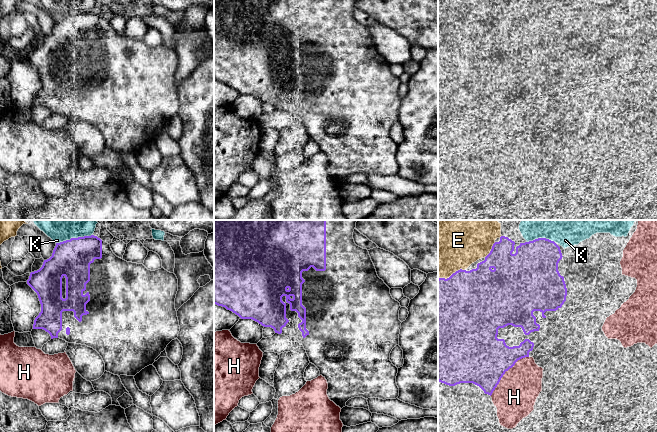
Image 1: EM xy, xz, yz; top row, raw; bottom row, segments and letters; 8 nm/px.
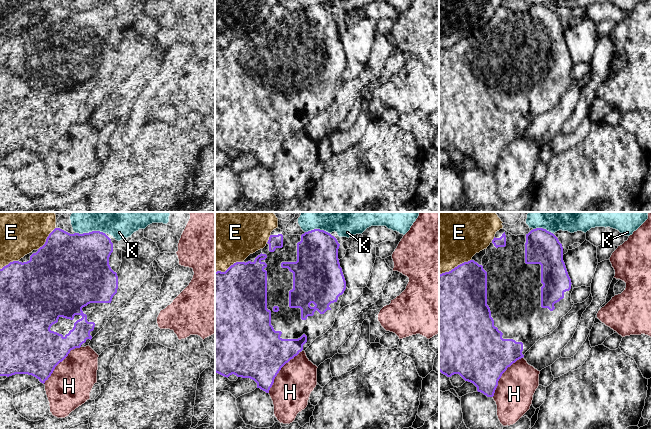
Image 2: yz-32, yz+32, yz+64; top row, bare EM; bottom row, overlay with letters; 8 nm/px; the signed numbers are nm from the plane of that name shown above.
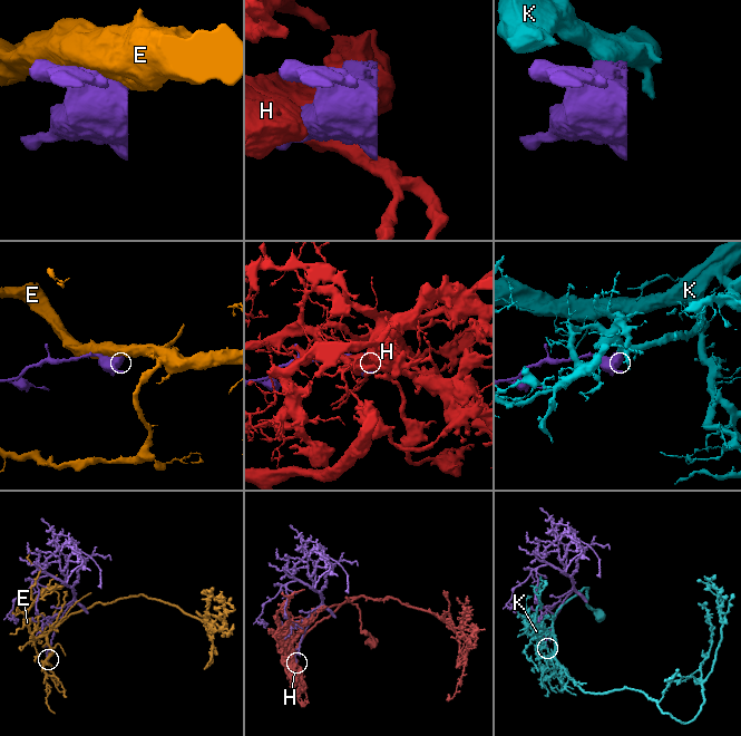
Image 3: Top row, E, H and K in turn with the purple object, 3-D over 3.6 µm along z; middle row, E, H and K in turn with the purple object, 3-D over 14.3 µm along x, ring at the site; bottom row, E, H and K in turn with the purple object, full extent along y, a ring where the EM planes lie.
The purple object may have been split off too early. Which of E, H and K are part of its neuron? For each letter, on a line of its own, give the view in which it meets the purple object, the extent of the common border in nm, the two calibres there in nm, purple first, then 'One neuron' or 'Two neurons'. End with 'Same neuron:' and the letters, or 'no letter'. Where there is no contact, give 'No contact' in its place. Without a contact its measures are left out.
E: Touches purple in yz. Shared border 150 nm. Thickness 320 nm (purple) against 340 nm. Two neurons
H: Touches purple in yz. Shared border 440 nm. Thickness 420 nm (purple) against 340 nm. Two neurons
K: Touches purple in xy. Shared border 300 nm. Thickness 300 nm (purple) against 140 nm. Two neurons
Same neuron: no letter

